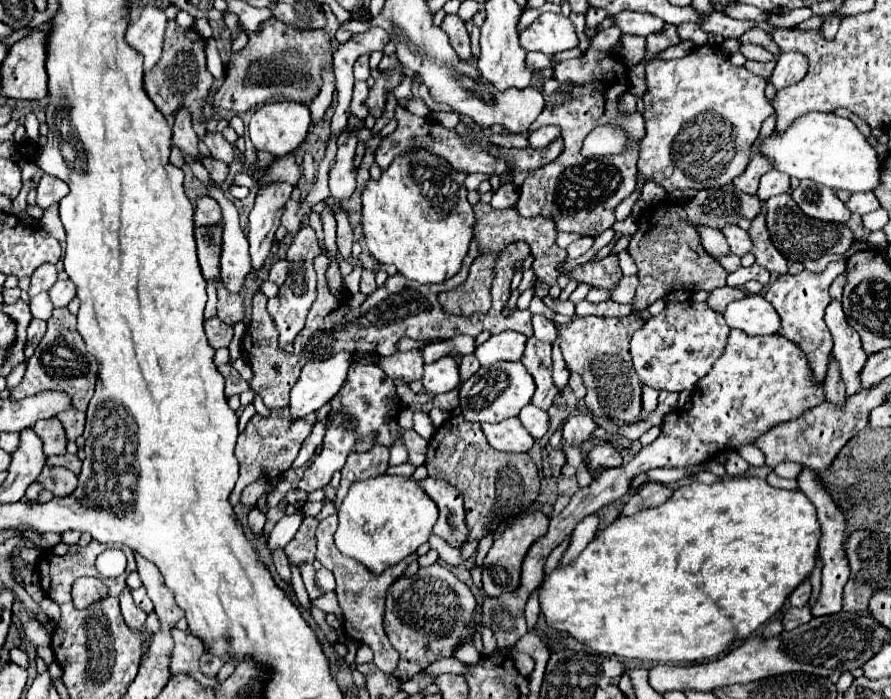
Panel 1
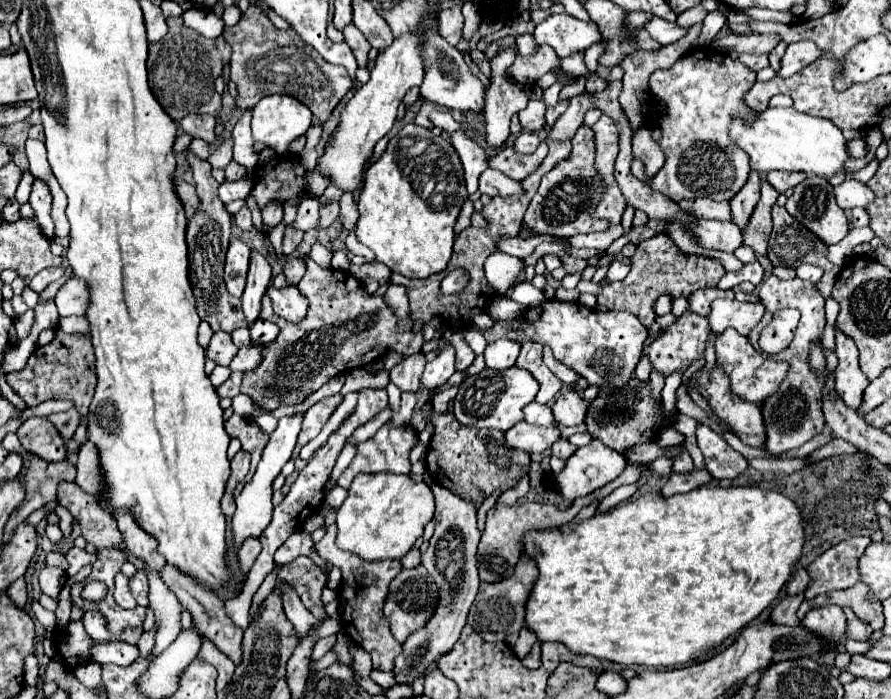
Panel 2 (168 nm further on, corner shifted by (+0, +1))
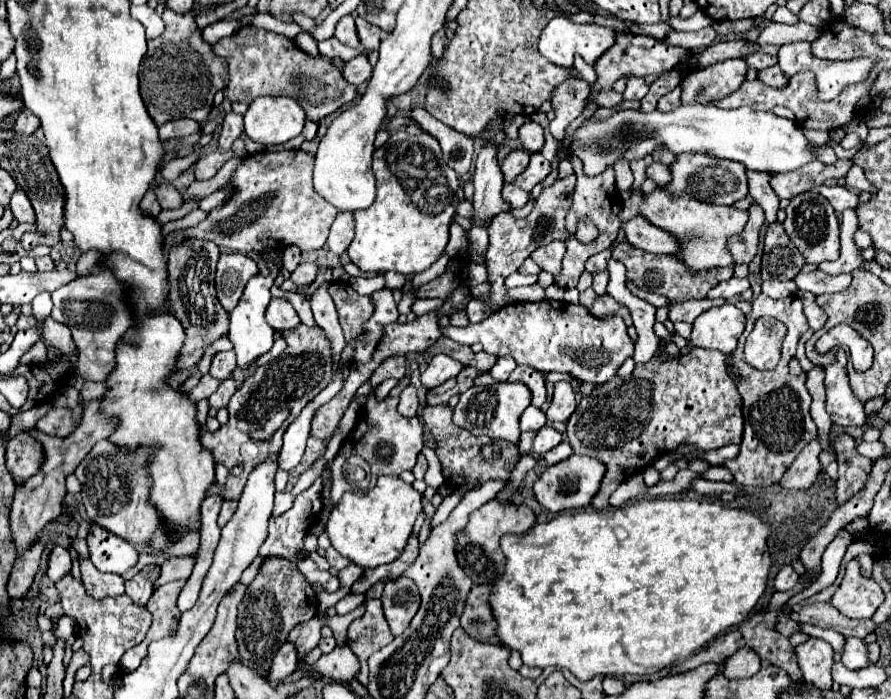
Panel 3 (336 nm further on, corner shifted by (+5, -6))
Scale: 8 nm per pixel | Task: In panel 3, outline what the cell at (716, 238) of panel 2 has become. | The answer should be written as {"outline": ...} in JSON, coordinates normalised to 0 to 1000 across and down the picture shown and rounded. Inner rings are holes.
{"outline":[[[710,310],[704,319],[699,319],[701,342],[710,353],[717,353],[728,362],[746,362],[746,365],[758,365],[762,356],[762,348],[740,325],[731,322],[722,310]]]}

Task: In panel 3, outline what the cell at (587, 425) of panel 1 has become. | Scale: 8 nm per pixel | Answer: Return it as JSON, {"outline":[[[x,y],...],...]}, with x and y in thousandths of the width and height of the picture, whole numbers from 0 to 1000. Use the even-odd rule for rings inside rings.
{"outline":[[[627,545],[623,548],[621,571],[614,585],[614,599],[616,602],[636,602],[645,585],[645,562],[639,545]]]}

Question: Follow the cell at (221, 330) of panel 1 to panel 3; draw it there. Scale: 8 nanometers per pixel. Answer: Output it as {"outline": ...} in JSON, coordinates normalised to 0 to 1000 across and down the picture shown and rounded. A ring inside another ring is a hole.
{"outline":[[[250,502],[250,505],[244,505],[239,511],[235,536],[239,536],[246,545],[253,545],[253,542],[259,539],[262,528],[264,528],[264,508],[262,508],[262,502]]]}

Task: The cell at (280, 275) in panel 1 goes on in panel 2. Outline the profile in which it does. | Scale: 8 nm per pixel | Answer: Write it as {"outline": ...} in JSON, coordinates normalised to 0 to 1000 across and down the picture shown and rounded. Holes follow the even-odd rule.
{"outline":[[[323,369],[323,375],[319,378],[319,383],[316,383],[316,392],[321,395],[321,401],[323,401],[323,406],[334,406],[337,401],[339,401],[339,395],[341,395],[341,389],[343,389],[343,378],[339,378],[334,369]]]}

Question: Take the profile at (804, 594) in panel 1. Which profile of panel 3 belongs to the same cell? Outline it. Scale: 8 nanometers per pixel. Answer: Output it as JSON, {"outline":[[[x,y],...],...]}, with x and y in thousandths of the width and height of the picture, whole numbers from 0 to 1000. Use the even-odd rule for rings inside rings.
{"outline":[[[881,808],[881,811],[870,823],[868,840],[870,840],[872,845],[883,845],[883,843],[888,843],[888,840],[895,834],[895,828],[897,828],[897,823],[890,817],[890,811],[888,811],[888,808]]]}

